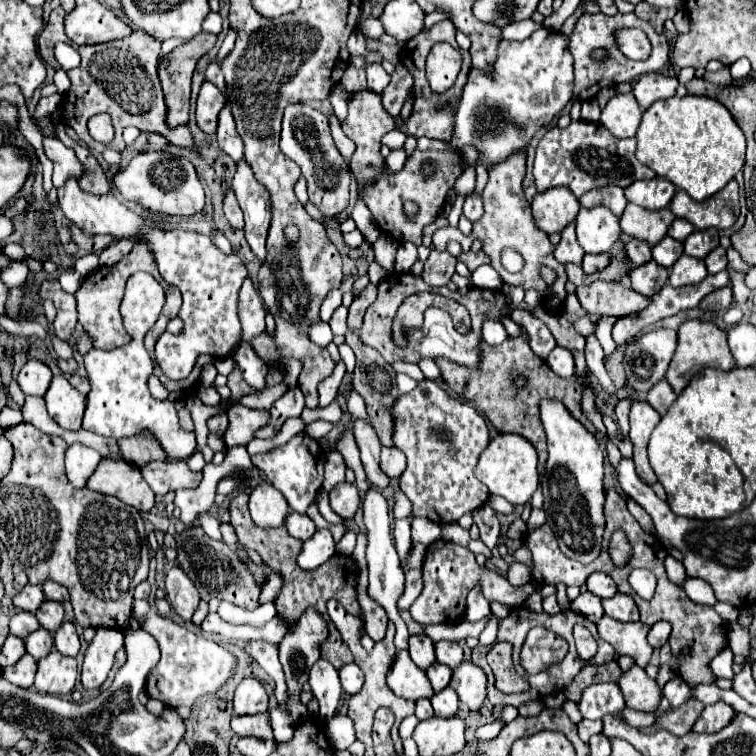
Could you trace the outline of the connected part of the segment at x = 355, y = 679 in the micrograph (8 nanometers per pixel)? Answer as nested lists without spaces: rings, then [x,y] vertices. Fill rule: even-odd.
[[[347,664],[339,670],[339,676],[341,676],[341,684],[343,684],[343,690],[347,694],[357,694],[361,688],[363,688],[363,672],[357,664]]]

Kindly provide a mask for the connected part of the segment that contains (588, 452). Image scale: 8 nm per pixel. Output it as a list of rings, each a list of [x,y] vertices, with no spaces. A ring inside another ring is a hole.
[[[559,400],[541,402],[541,422],[547,434],[549,460],[547,474],[541,478],[545,494],[547,524],[557,536],[559,548],[565,556],[589,564],[601,554],[605,530],[605,488],[603,488],[603,450],[595,436],[581,426]]]

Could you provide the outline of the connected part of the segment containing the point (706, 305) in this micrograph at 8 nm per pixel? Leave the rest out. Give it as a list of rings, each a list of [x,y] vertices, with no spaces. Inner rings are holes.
[[[727,286],[727,288],[721,288],[705,296],[705,300],[701,300],[699,306],[709,312],[719,312],[719,310],[725,312],[731,306],[731,302],[733,302],[733,292],[731,292],[731,286]]]

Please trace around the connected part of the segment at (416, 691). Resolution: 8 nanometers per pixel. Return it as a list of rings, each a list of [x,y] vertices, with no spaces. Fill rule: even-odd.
[[[399,650],[397,658],[387,674],[389,688],[407,700],[419,700],[419,698],[431,698],[433,688],[421,668],[415,666],[407,650]]]

